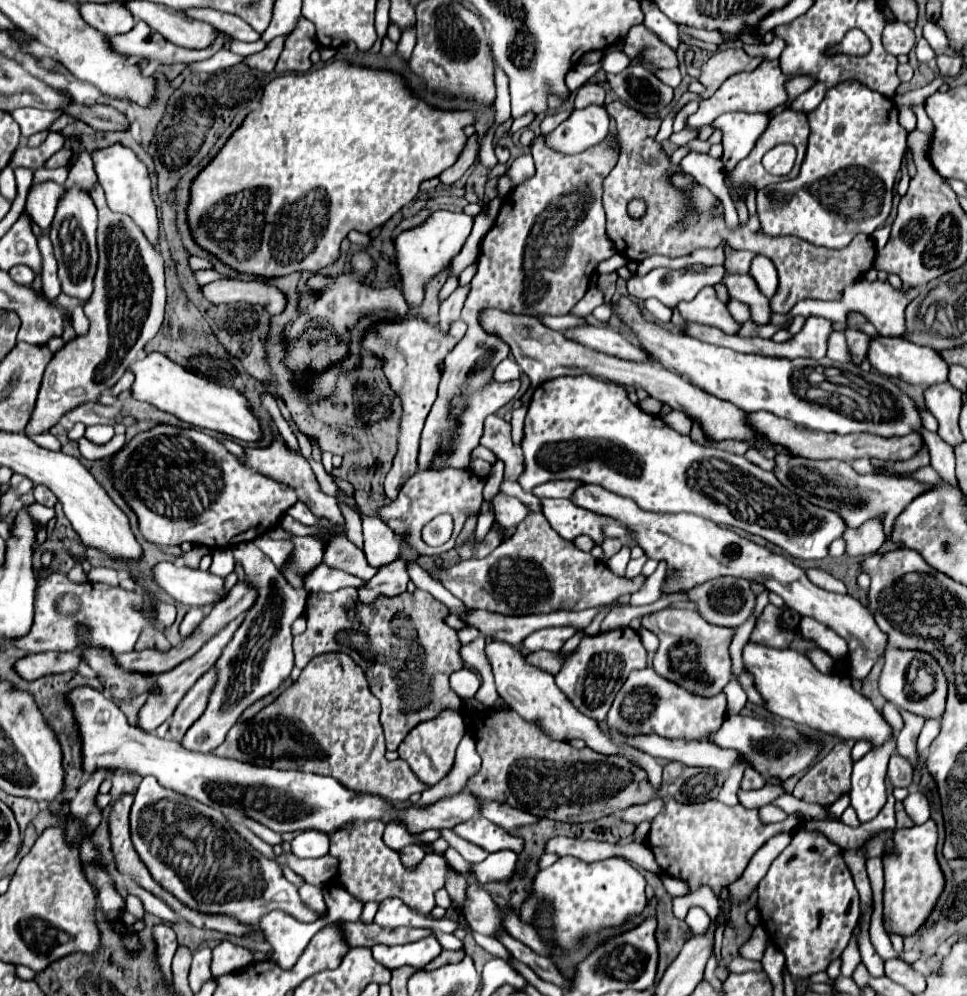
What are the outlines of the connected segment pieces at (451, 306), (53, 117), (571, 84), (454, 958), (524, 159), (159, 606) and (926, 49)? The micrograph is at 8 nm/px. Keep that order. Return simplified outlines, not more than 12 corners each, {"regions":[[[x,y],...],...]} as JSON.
{"regions":[[[467,287],[455,289],[441,303],[439,321],[441,331],[447,331],[459,319]],[[17,109],[11,113],[21,135],[45,131],[63,113],[41,109]],[[592,65],[574,66],[565,82],[573,92],[602,68]],[[443,951],[423,969],[437,969],[447,963],[459,963],[465,951]],[[521,155],[507,169],[511,189],[535,173],[533,157]],[[153,603],[157,625],[175,621],[175,607],[167,603]],[[925,39],[917,41],[915,53],[919,63],[935,57]]]}

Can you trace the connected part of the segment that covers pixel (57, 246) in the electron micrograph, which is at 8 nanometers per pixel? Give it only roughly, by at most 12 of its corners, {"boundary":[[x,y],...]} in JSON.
{"boundary":[[71,185],[49,227],[63,293],[87,301],[97,207]]}

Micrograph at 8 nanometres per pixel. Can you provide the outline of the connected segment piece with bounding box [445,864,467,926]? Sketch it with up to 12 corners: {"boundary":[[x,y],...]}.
{"boundary":[[452,866],[447,873],[445,889],[456,901],[457,918],[467,926],[462,912],[466,879],[455,874]]}

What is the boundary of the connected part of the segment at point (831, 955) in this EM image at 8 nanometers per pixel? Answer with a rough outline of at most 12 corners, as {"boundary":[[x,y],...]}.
{"boundary":[[821,831],[791,843],[757,909],[791,977],[849,943],[859,893]]}

